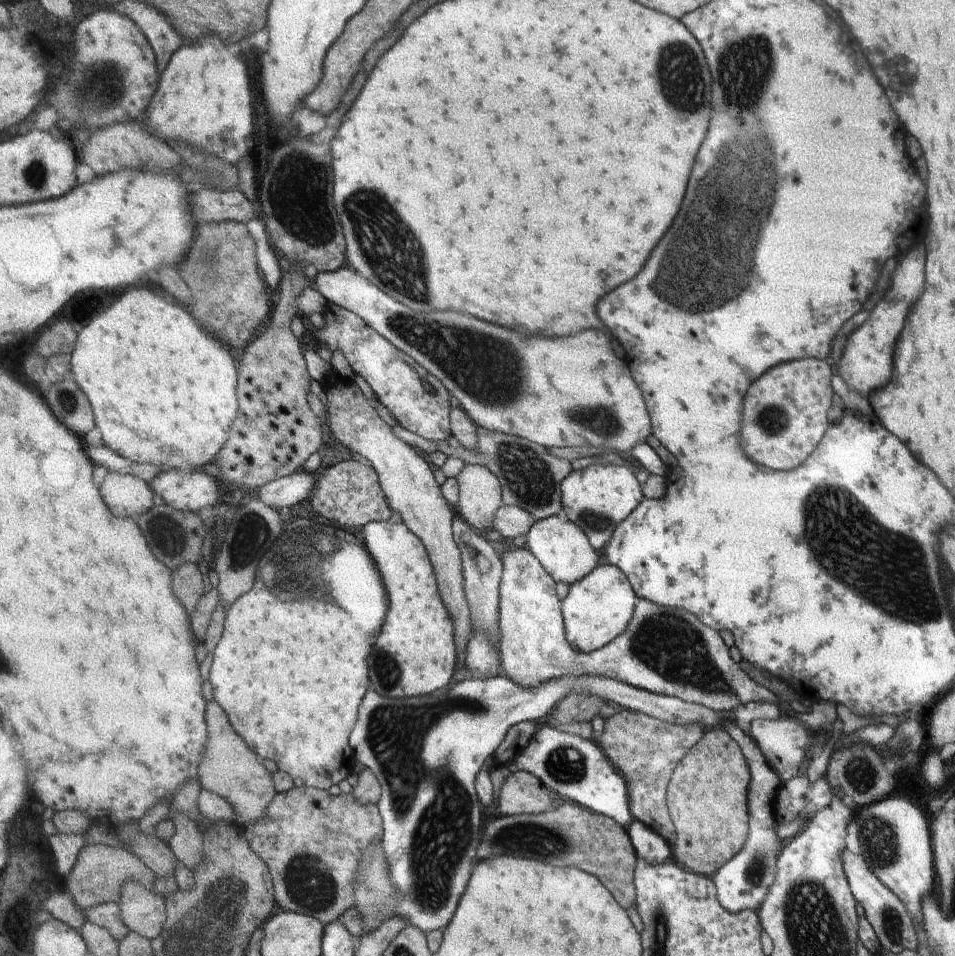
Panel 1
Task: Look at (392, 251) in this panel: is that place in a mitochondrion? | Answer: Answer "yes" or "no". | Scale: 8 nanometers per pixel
yes

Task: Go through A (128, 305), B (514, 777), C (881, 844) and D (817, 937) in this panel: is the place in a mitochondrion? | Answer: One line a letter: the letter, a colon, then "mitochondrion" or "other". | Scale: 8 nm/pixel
A: other
B: other
C: mitochondrion
D: mitochondrion

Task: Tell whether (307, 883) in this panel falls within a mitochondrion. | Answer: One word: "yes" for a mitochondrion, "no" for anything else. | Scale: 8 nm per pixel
yes

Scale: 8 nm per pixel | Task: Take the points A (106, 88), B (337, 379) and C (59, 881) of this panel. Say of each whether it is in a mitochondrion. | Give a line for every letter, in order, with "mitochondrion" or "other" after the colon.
A: mitochondrion
B: other
C: other

